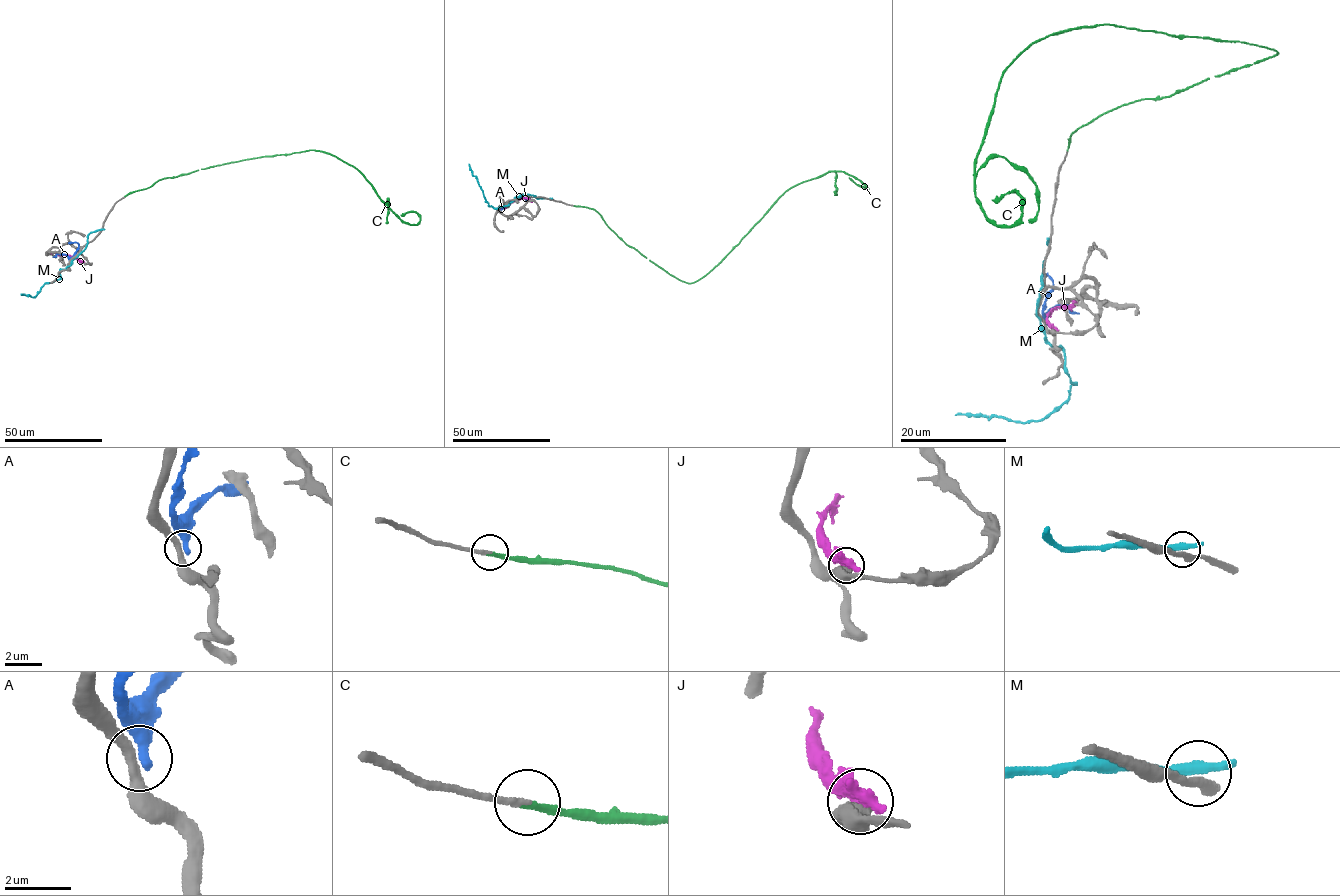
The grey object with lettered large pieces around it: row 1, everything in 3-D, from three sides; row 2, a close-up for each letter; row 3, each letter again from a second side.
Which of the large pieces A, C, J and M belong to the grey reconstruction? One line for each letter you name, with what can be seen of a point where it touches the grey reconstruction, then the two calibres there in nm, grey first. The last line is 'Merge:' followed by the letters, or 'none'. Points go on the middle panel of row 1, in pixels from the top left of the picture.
C: meets grey at (573, 205); 170 nm thick on the grey side, 220 nm on the other
Merge: C

